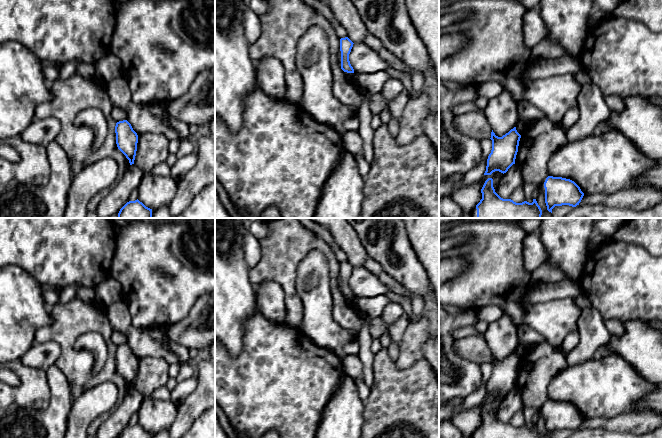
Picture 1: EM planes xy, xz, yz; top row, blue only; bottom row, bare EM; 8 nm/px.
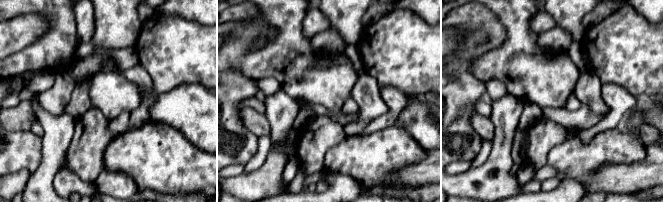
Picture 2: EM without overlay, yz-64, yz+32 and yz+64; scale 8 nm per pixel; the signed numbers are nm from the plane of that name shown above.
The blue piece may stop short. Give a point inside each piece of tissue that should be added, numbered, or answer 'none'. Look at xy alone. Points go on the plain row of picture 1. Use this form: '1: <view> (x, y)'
none

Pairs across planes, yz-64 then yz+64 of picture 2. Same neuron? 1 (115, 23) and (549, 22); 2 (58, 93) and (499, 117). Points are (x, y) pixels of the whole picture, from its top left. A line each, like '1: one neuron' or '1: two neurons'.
1: two neurons
2: one neuron

